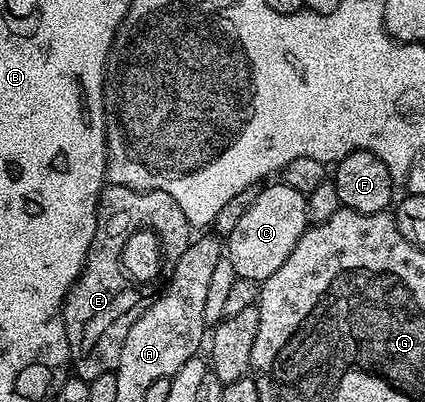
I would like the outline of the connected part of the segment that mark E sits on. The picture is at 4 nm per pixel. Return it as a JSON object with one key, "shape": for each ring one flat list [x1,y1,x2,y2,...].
{"shape":[[106,184,97,204,95,239,77,282,65,296,63,310,71,369,76,376,87,382,116,370,119,351,123,351,123,339,127,339,131,323,135,323,135,319,143,315,145,306,151,300,150,294,137,290,140,288,126,276,121,263,125,240,140,234,142,230,157,234,164,264,169,267,179,263,179,255,187,251,191,240,191,226,187,215,183,215,183,207,179,207,179,203,175,203,175,199,167,195,167,191]]}

